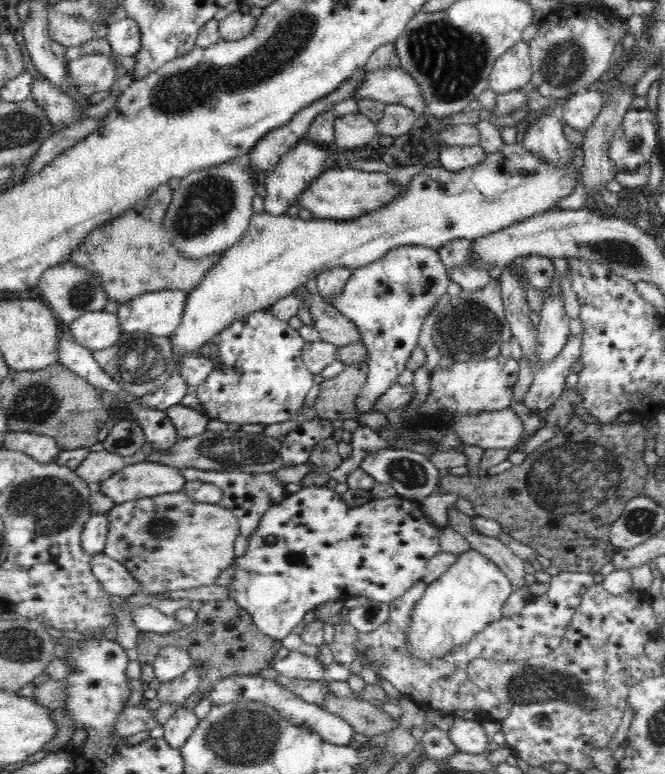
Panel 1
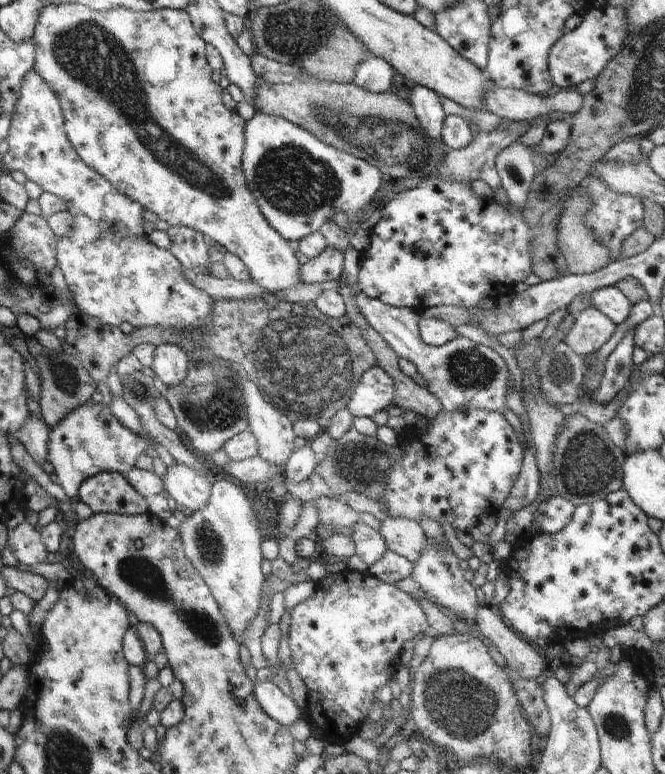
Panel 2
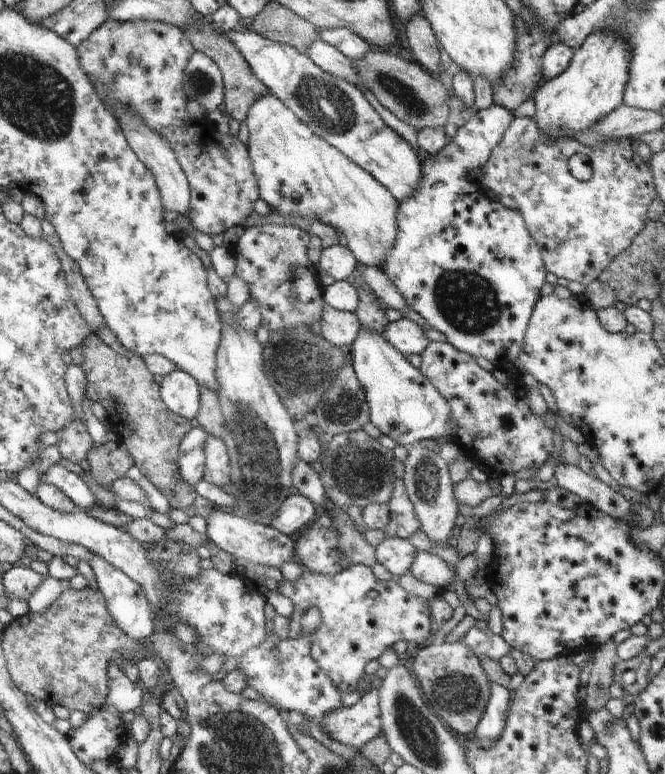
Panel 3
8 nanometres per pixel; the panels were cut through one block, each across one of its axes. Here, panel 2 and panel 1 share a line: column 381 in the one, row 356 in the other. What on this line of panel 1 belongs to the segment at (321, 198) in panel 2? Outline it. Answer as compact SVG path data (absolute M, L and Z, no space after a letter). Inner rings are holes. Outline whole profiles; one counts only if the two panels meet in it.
M523 143L505 144L468 169L451 172L443 167L426 168L416 174L400 190L400 194L372 212L355 219L343 221L314 219L304 220L288 215L272 215L266 211L254 213L244 236L222 256L186 297L182 322L175 333L169 336L172 354L176 364L190 354L199 353L202 346L214 340L222 330L236 320L247 318L258 310L270 309L279 299L291 295L296 287L302 286L319 272L334 267L348 267L352 270L376 262L389 250L399 246L420 245L438 249L454 238L466 238L474 242L490 233L502 230L511 224L530 218L532 215L553 210L560 198L573 193L577 184L577 171L570 167L554 167L553 164L536 158Z

